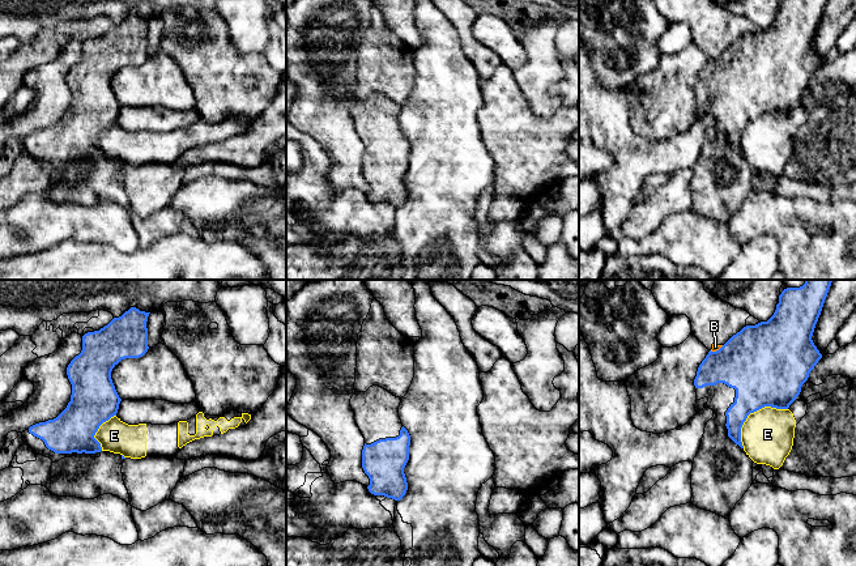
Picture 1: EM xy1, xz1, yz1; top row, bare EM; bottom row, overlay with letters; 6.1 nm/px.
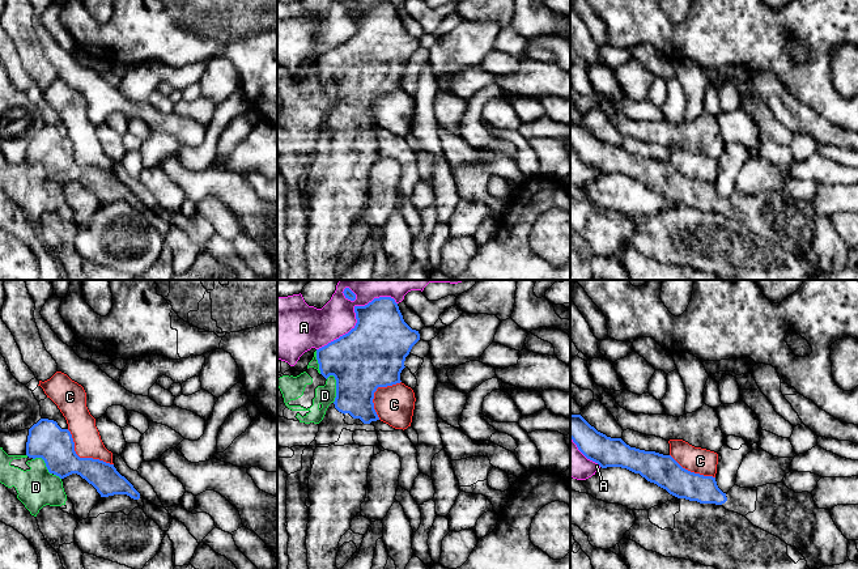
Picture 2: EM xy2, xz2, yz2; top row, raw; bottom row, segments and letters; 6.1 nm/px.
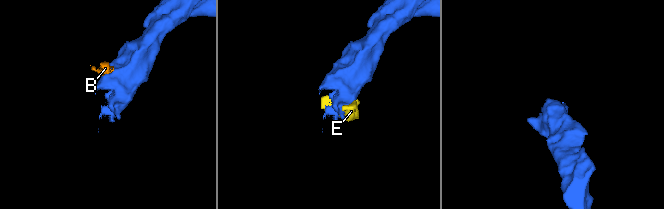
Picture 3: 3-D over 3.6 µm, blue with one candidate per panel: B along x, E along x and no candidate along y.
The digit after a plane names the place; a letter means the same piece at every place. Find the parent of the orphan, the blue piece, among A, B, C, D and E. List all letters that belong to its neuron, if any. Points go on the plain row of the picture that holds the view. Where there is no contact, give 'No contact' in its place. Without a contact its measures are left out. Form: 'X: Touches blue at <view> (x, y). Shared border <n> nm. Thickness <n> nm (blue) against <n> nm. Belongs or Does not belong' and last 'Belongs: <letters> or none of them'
A: Touches blue at xz2 (356, 22). Shared border 600 nm. Thickness 380 nm (blue) against 240 nm. Does not belong
B: Touches blue at yz1 (716, 58). Shared border 90 nm. Thickness 420 nm (blue) against 50 nm. Does not belong
C: Touches blue at xy2 (83, 165). Shared border 360 nm. Thickness 220 nm (blue) against 170 nm. Does not belong
D: Touches blue at xz2 (336, 94). Shared border 180 nm. Thickness 380 nm (blue) against 120 nm. Does not belong
E: Touches blue at yz1 (752, 119). Shared border 380 nm. Thickness 400 nm (blue) against 320 nm. Does not belong
Belongs: none of them

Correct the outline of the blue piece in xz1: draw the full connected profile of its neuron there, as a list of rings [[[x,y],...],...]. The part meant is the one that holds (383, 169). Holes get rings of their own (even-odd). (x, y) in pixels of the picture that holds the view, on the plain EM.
[[[372,93],[366,99],[355,99],[350,106],[354,127],[363,145],[362,175],[370,186],[369,199],[395,208],[403,207],[408,197],[404,175],[409,167],[410,142],[399,124],[400,105]]]

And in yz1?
[[[782,0],[779,3],[779,10],[776,12],[776,17],[767,29],[761,29],[755,33],[744,34],[740,39],[733,42],[719,58],[716,58],[716,59],[710,58],[708,61],[706,63],[706,65],[699,72],[697,84],[694,86],[694,93],[697,95],[695,97],[697,107],[707,105],[708,108],[704,115],[712,116],[714,124],[707,129],[707,132],[704,135],[704,141],[702,145],[699,158],[693,167],[691,210],[694,213],[697,213],[698,216],[711,218],[719,224],[729,226],[731,220],[734,216],[736,210],[744,204],[746,197],[751,193],[751,191],[753,191],[753,167],[750,165],[748,165],[746,159],[744,158],[744,153],[741,149],[741,135],[750,120],[754,120],[765,114],[771,114],[771,115],[776,115],[776,116],[788,116],[789,112],[800,102],[801,94],[808,88],[810,78],[814,76],[814,73],[822,65],[822,61],[814,52],[812,43],[813,43],[814,35],[815,35],[815,31],[818,29],[818,25],[821,22],[826,4],[827,4],[827,0]]]

